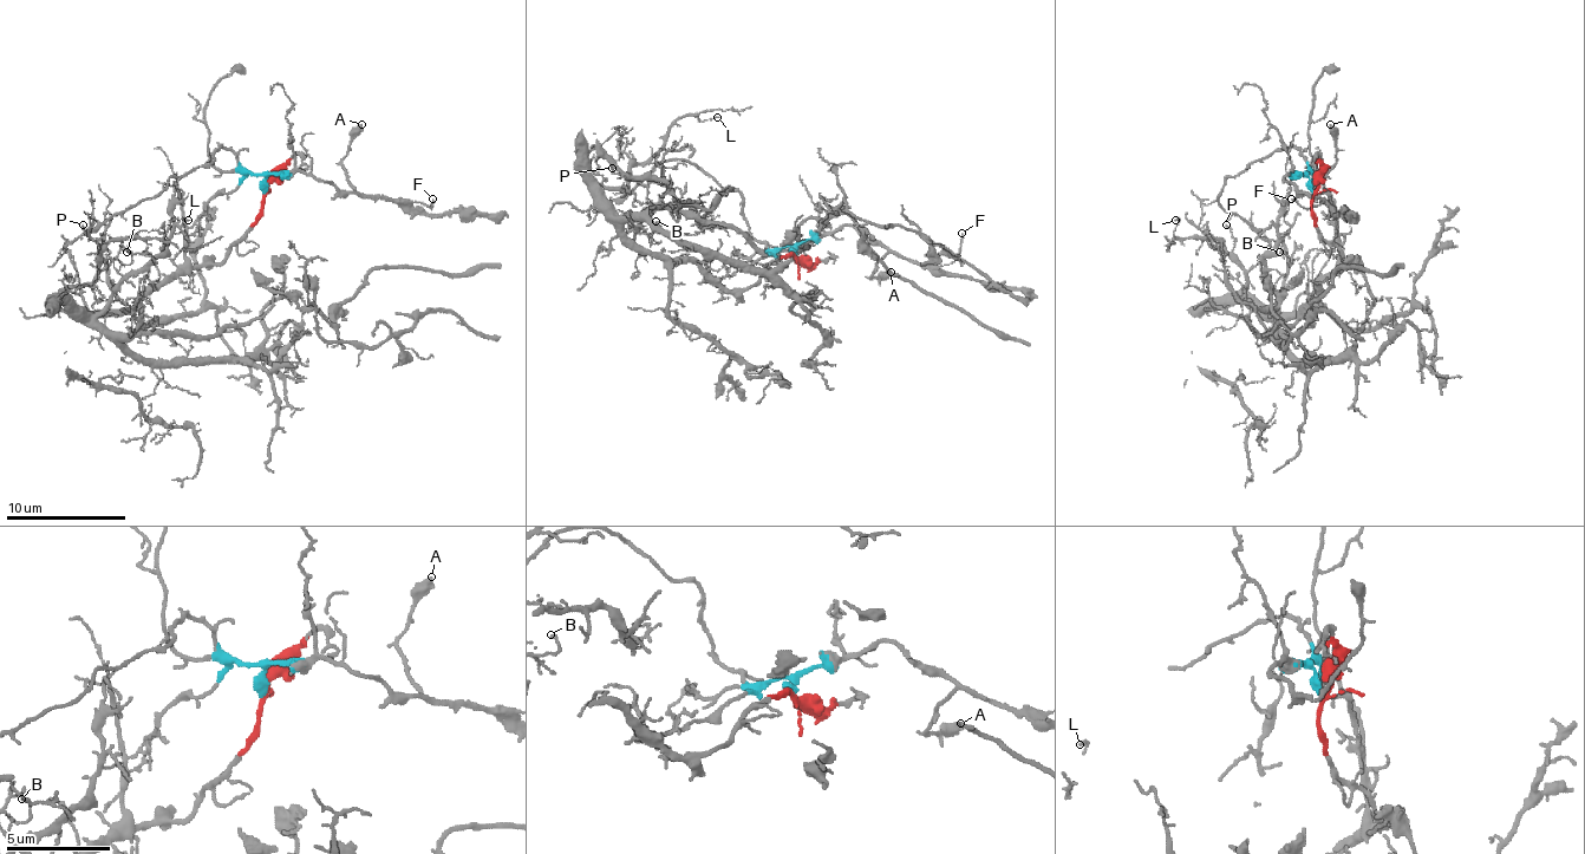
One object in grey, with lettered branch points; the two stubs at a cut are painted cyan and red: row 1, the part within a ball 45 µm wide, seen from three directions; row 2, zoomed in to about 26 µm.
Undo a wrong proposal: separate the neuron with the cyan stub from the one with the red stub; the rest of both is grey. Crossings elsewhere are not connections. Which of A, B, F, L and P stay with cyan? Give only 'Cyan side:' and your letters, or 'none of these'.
Cyan side: A, F

